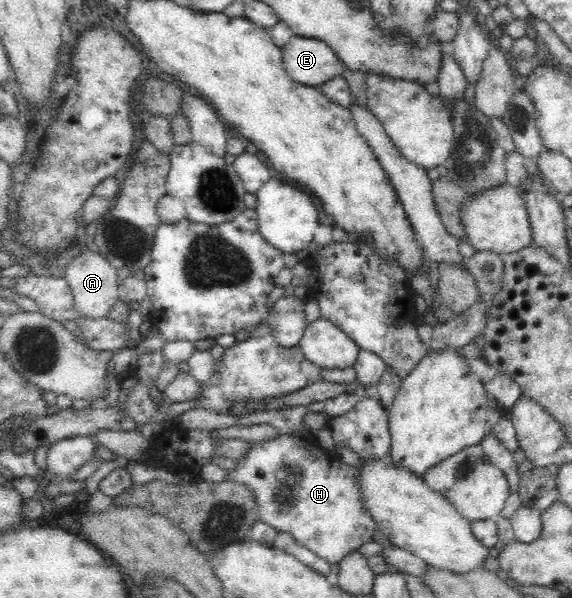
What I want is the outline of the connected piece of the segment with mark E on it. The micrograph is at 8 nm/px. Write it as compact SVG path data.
M292 36L281 47L283 68L290 79L310 86L319 86L338 77L345 65L338 54L323 41L304 36Z

